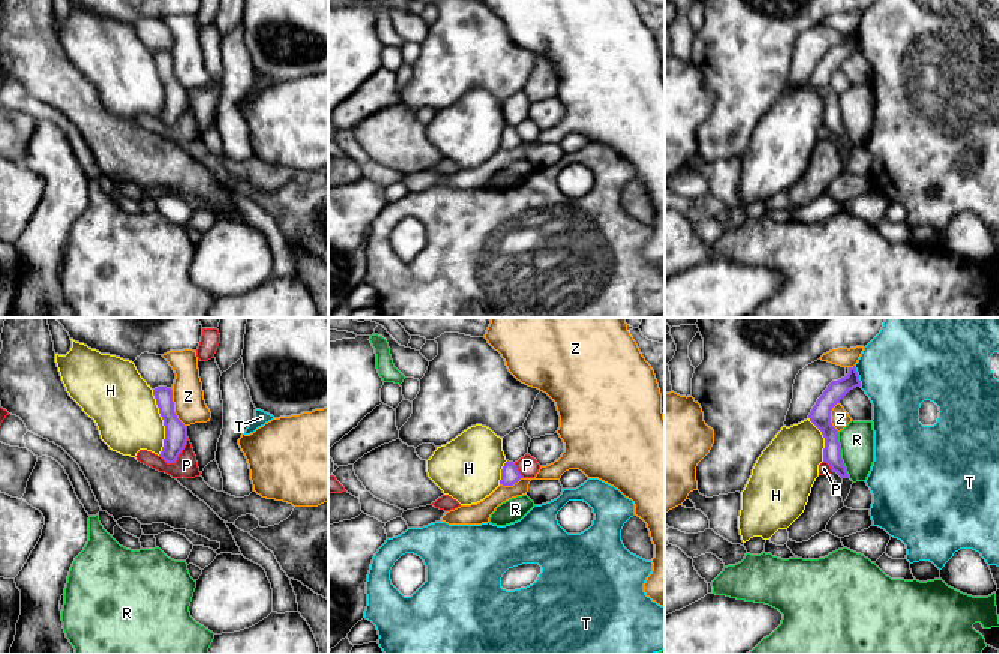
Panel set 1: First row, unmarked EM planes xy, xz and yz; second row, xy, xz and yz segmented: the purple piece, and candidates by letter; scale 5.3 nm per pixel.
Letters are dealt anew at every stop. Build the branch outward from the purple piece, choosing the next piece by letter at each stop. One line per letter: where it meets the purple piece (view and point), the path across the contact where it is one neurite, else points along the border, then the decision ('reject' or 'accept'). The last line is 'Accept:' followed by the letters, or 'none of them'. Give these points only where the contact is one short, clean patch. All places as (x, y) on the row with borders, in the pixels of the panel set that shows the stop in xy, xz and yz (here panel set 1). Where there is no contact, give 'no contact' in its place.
H: contact xy (164, 423); reject
P: contact xy (177, 456); reject
R: contact yz (840, 455); border yz (837, 432), (842, 462), (849, 477); reject
T: contact yz (858, 377); reject
Z: contact xy (173, 408); reject
Accept: none of them

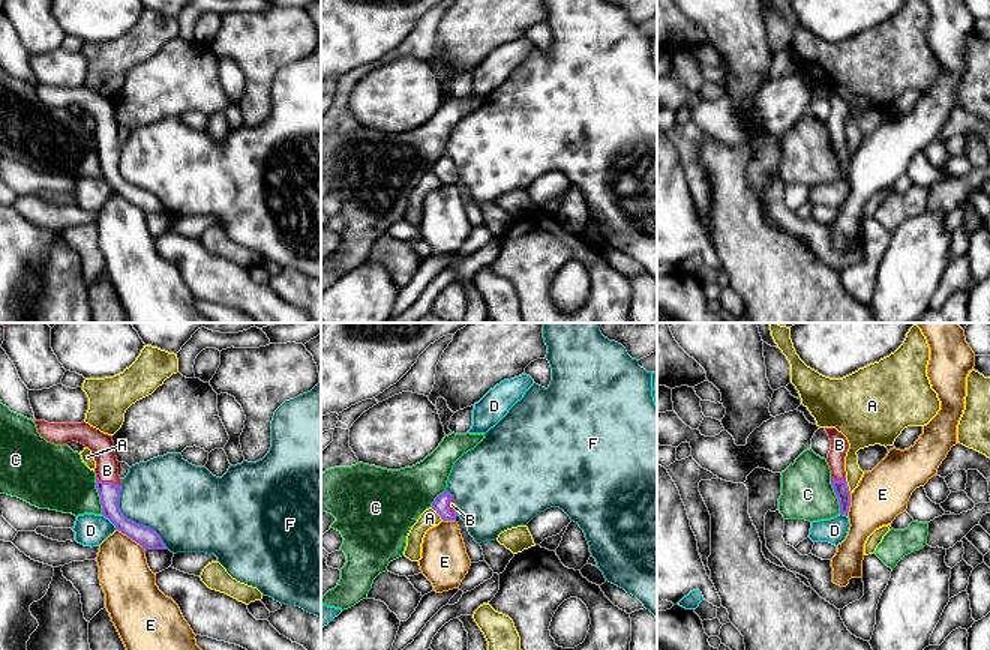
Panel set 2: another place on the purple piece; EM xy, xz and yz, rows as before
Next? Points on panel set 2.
A: contact yz (846, 485); border yz (845, 476), (851, 493); reject
B: contact xy (108, 482); reject
C: contact xy (99, 496); reject
D: contact xy (110, 520); border xy (102, 514), (117, 529); reject
E: contact xy (132, 539); reject
F: contact xy (132, 521); accept
Accept: F

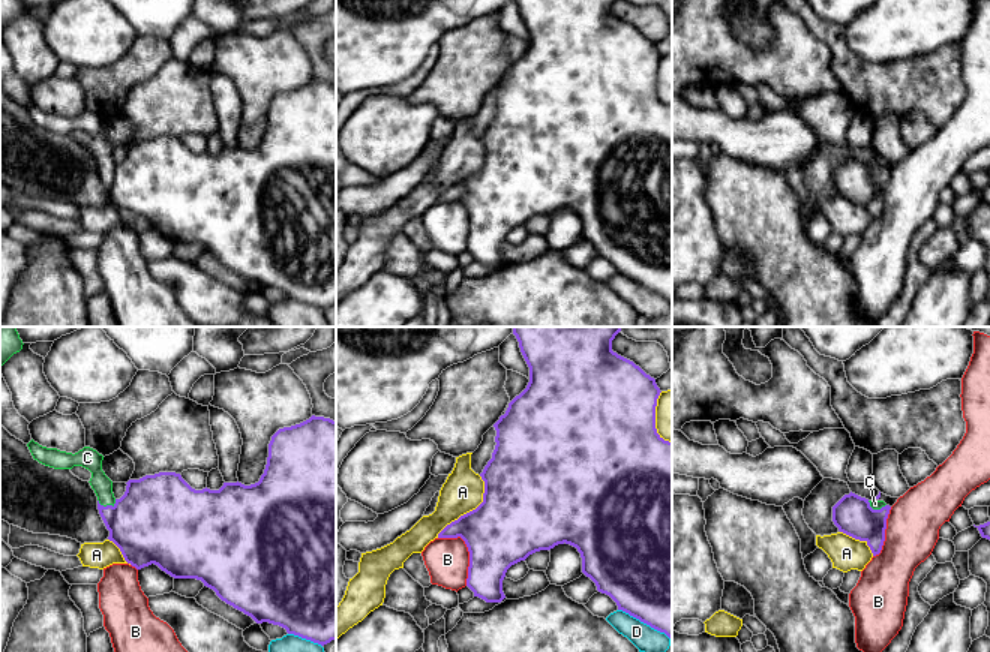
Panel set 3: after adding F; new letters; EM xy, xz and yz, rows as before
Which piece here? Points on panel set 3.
A: contact xz (473, 510); reject
B: contact xz (468, 550); reject
C: contact xy (107, 505); reject
D: contact xz (645, 622); reject
Accept: none of them

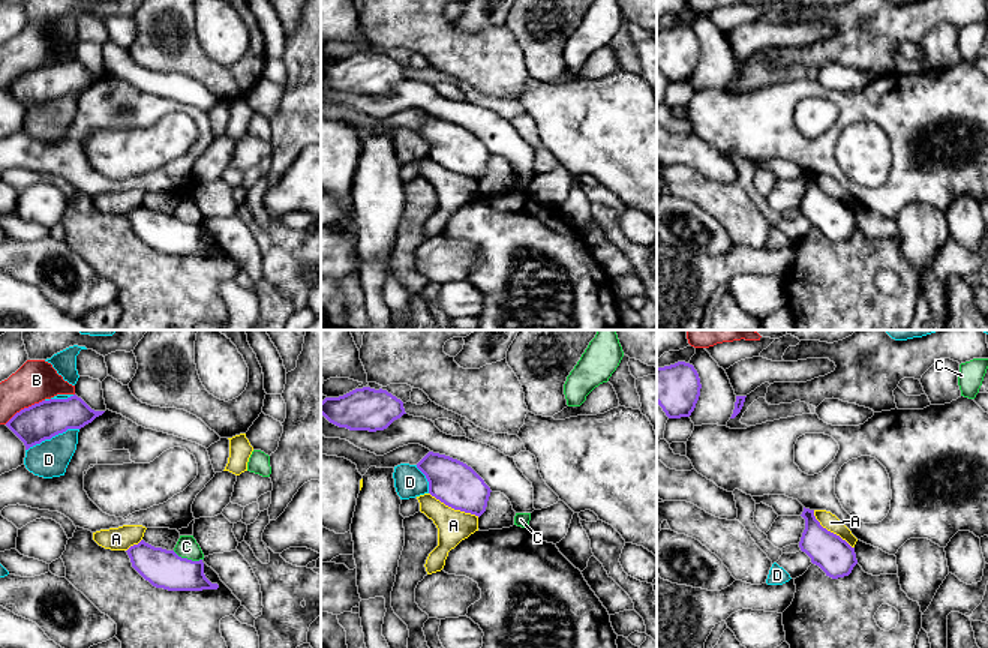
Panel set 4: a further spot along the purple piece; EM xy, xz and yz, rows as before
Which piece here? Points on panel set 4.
A: contact xz (455, 509); accept
B: contact xy (24, 408); reject
C: contact xy (186, 558); border xy (173, 551), (182, 557), (201, 560); reject
D: contact xy (51, 437); reject
Accept: A

